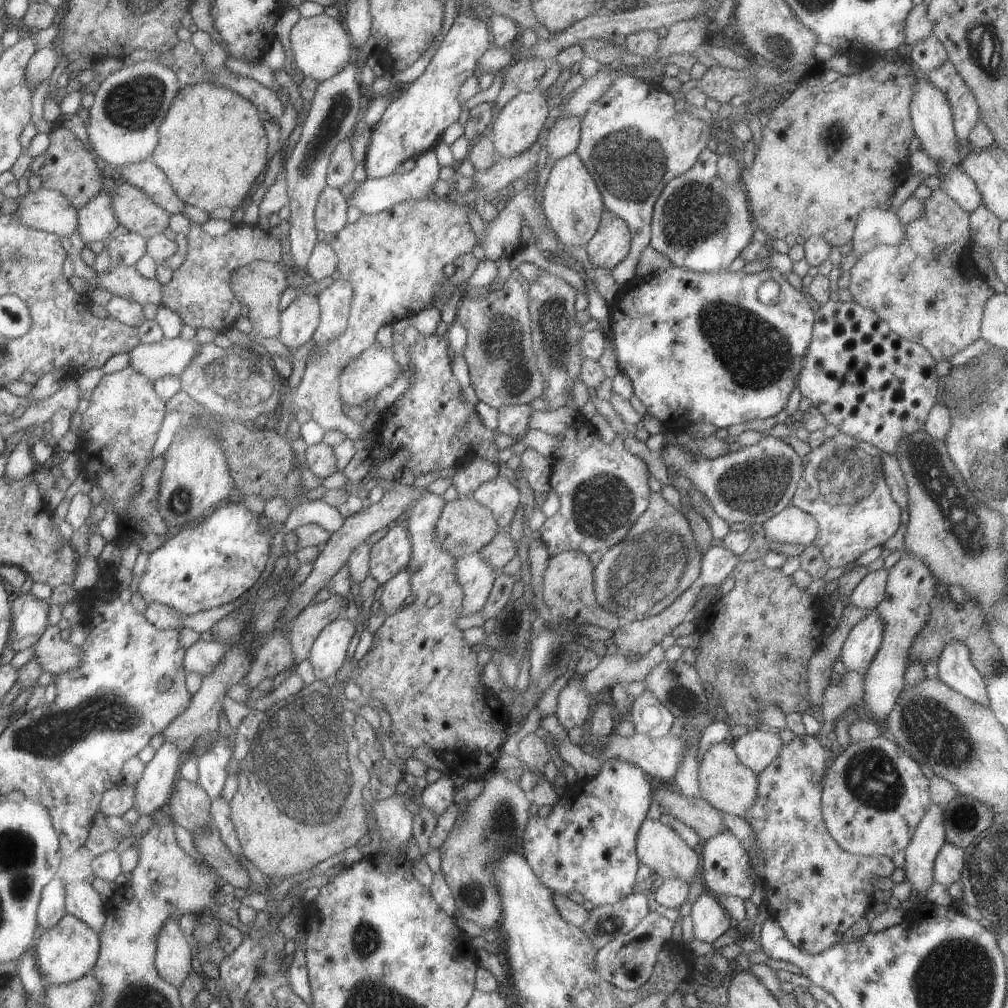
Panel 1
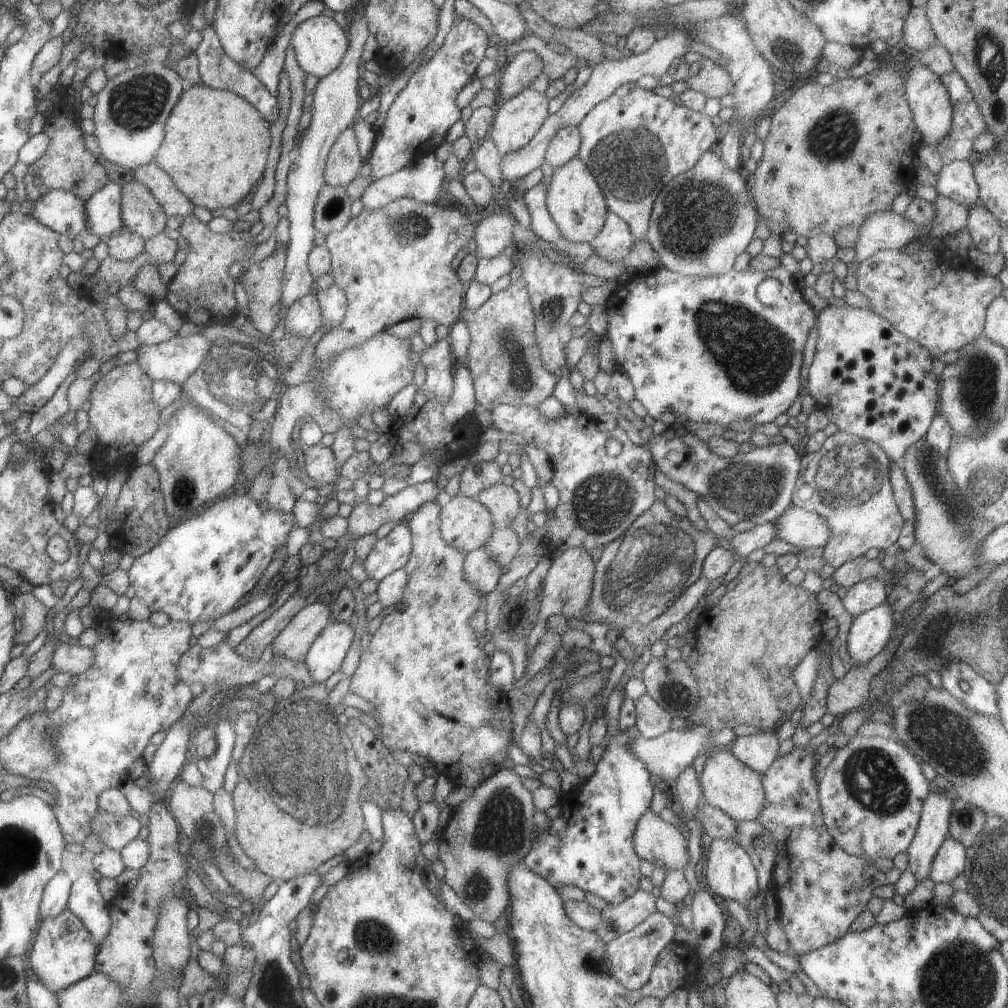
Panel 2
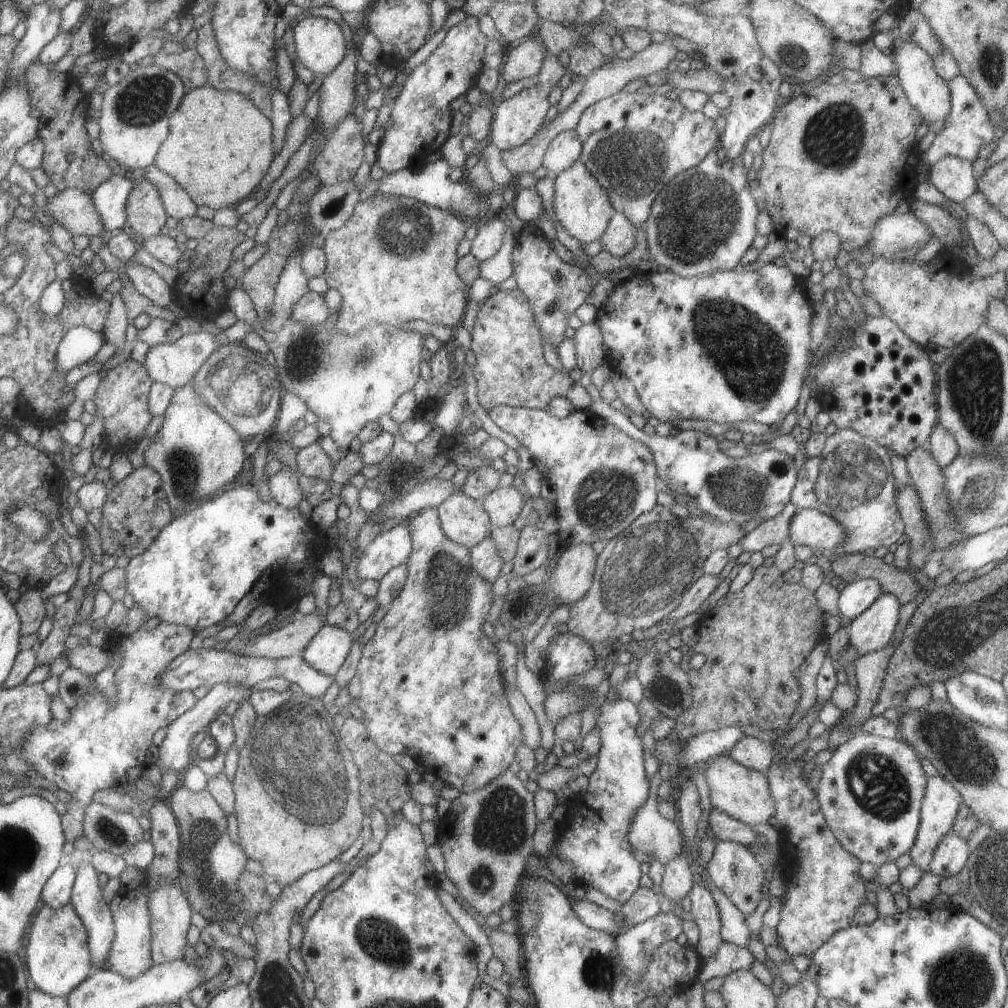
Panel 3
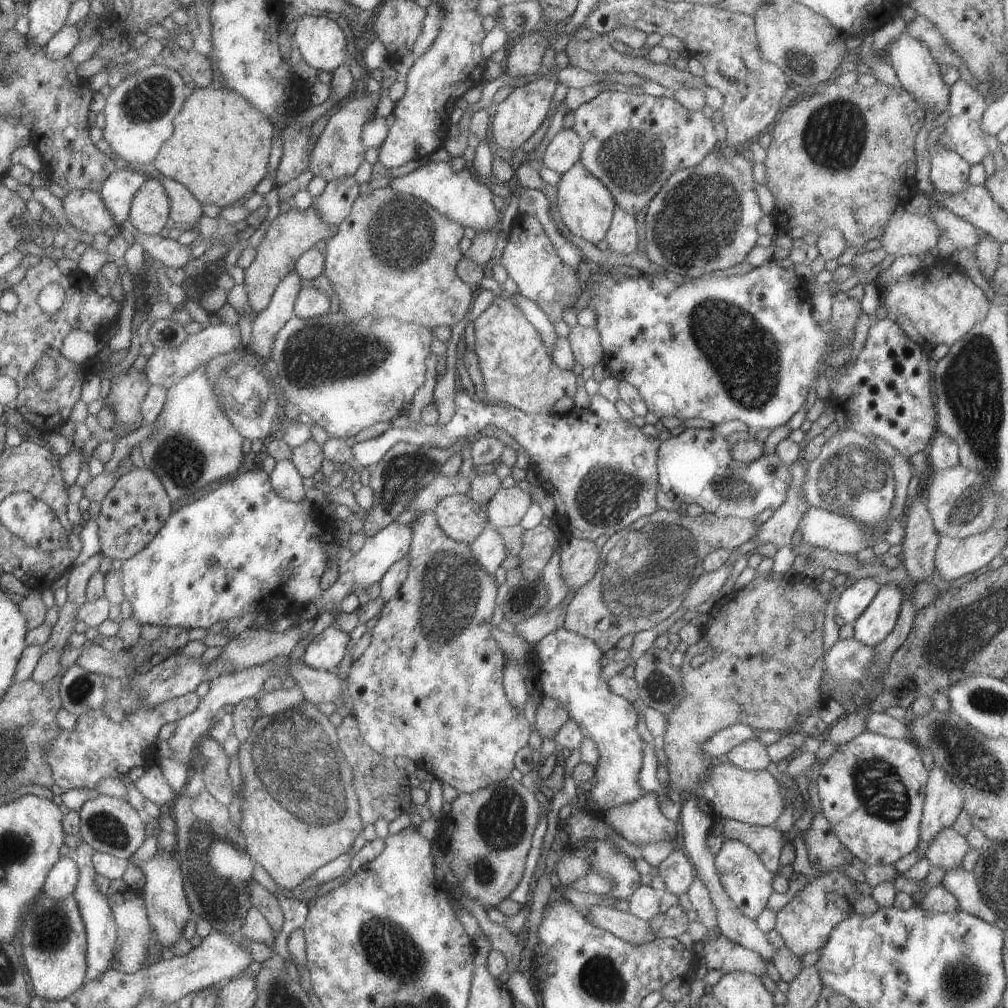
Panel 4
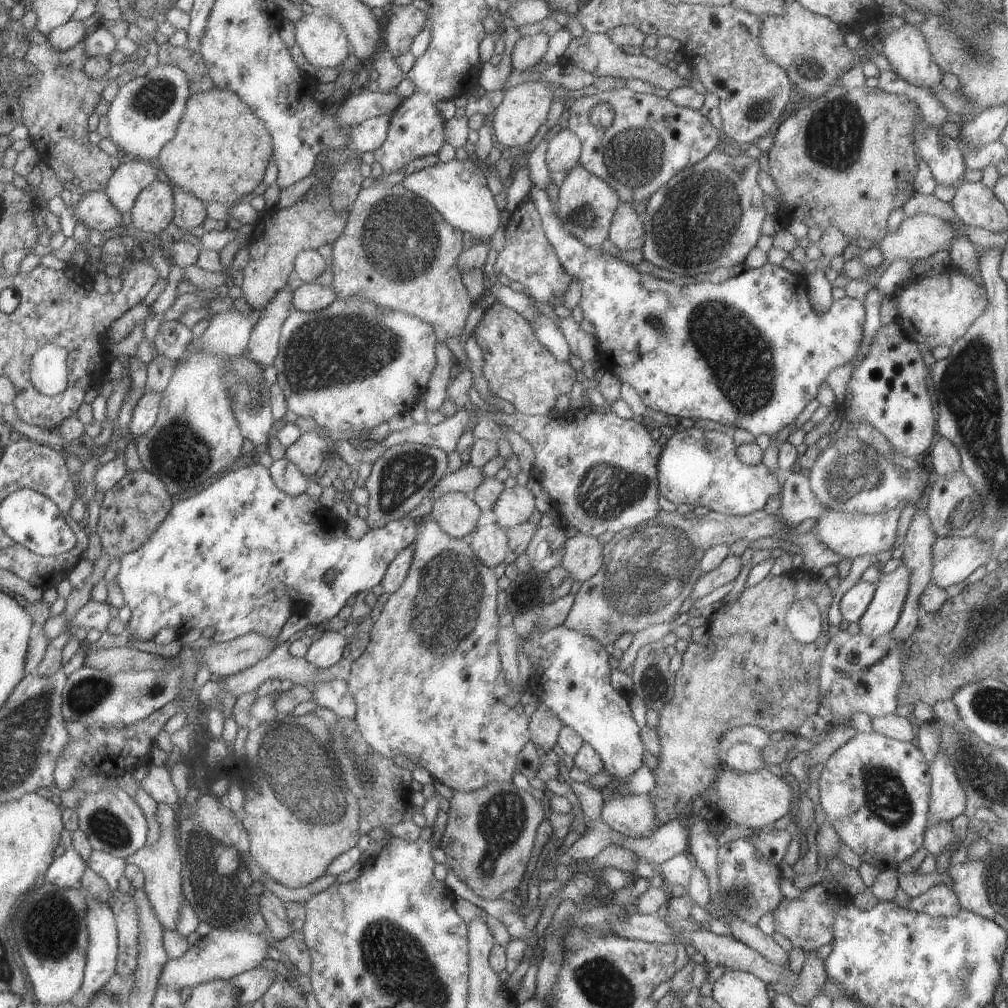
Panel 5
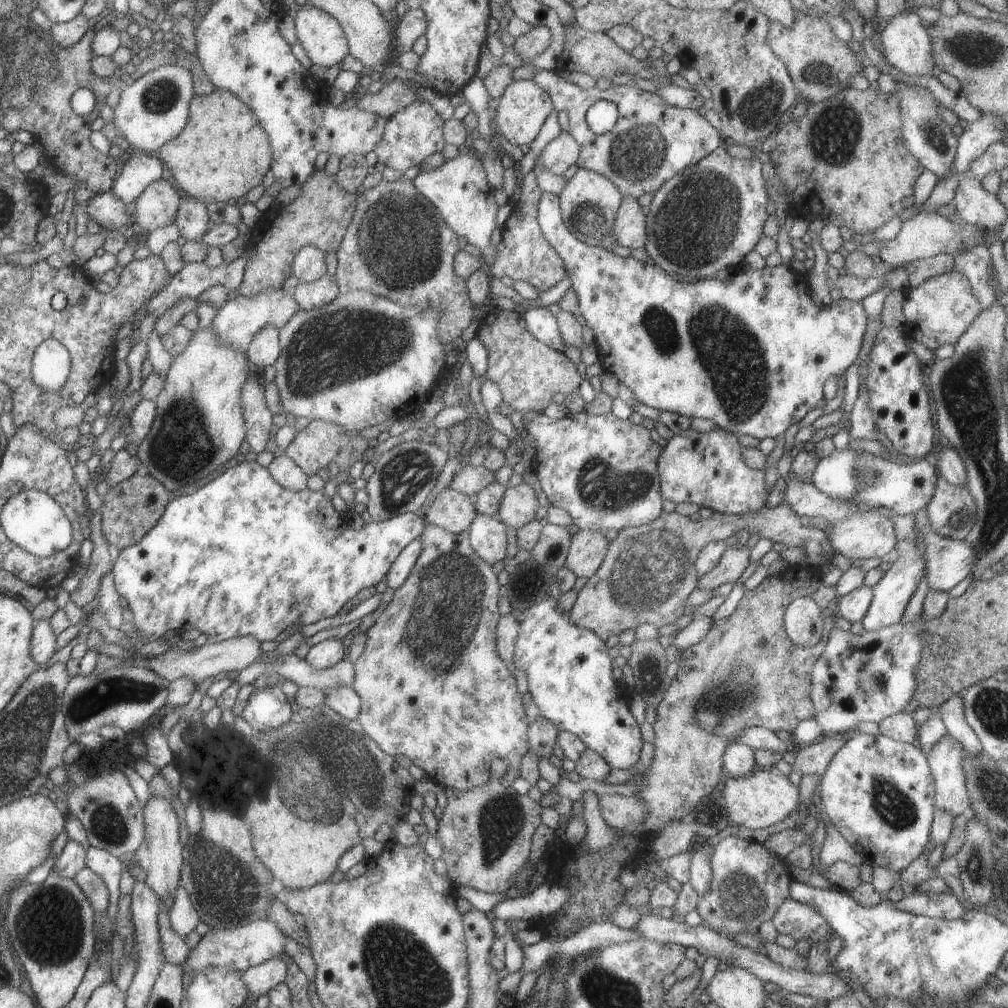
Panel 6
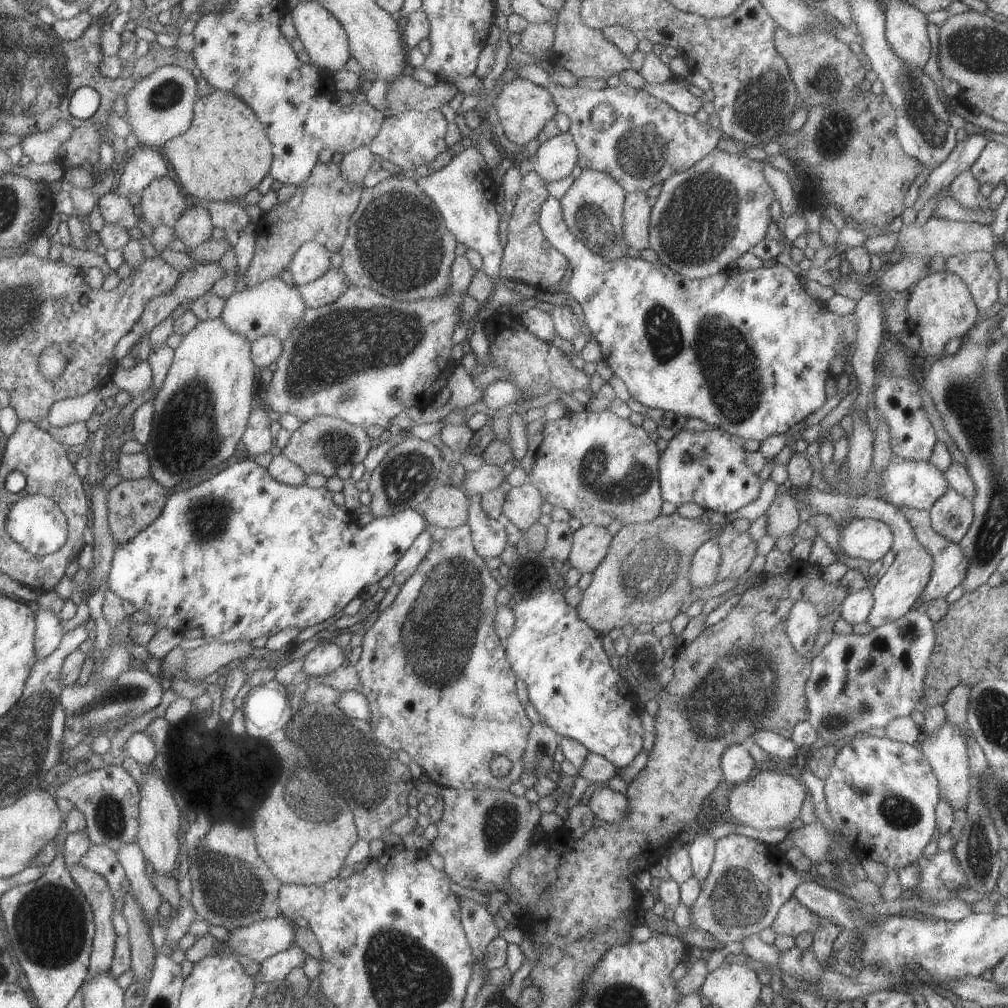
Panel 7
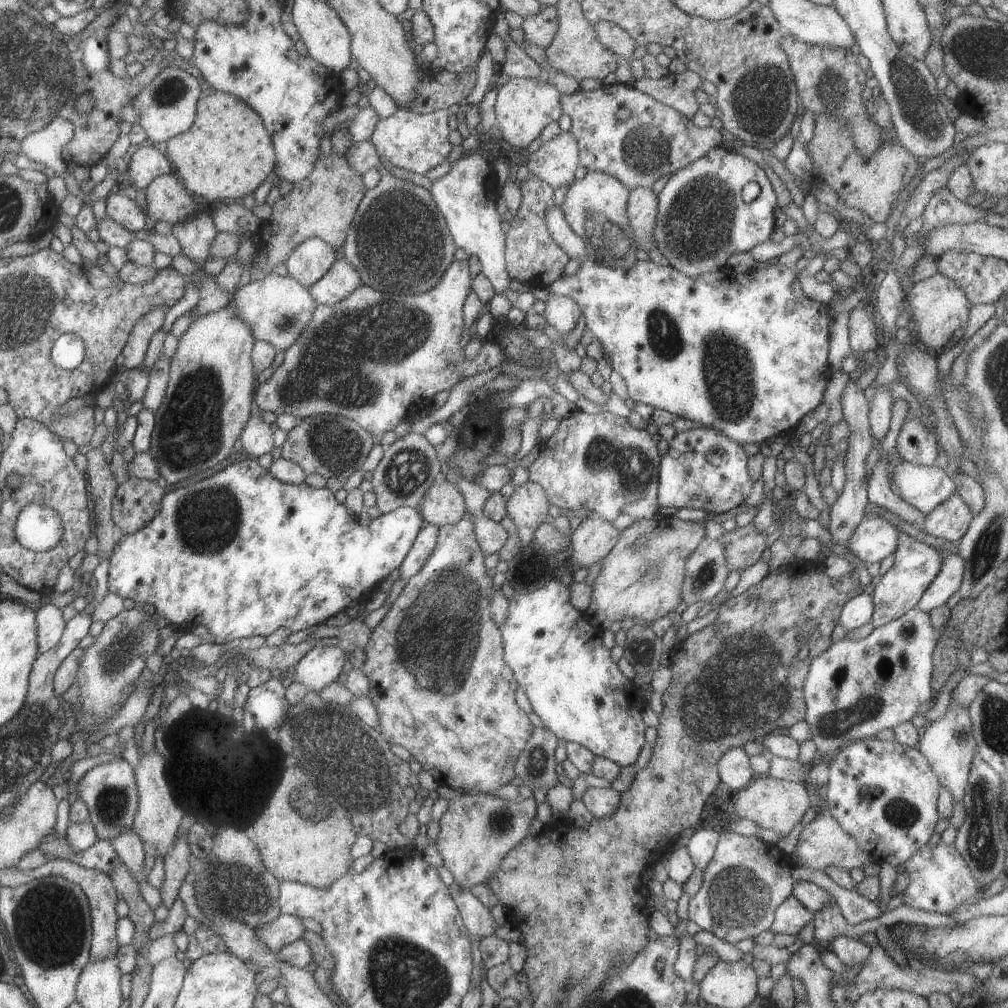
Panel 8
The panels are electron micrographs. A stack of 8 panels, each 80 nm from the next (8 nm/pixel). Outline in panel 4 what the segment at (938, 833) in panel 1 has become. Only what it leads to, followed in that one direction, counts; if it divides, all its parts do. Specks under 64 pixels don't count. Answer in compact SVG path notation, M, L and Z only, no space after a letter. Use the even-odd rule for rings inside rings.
M934 765L928 772L915 852L924 858L928 842L945 827L951 827L963 806L962 792L944 770Z

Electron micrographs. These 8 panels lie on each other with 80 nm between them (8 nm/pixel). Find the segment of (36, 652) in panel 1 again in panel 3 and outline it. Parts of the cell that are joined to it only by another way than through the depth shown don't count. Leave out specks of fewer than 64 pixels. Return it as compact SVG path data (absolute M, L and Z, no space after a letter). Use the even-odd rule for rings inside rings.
M79 643L74 648L66 649L62 656L67 658L68 667L90 677L107 667L108 656L104 646L95 647Z

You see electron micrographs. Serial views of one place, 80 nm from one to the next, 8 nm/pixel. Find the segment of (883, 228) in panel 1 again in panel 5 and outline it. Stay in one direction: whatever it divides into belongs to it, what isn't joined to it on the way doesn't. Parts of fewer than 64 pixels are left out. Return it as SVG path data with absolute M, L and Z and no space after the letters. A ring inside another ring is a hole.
M916 214L903 217L895 231L886 233L877 248L882 258L920 261L934 252L948 250L955 230L947 221L933 215Z

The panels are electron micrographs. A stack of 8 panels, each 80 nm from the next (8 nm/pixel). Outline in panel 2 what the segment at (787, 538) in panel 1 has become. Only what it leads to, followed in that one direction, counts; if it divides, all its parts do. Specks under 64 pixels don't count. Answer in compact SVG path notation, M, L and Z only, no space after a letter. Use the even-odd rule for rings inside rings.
M787 507L774 521L776 536L799 548L823 546L829 538L829 529L825 521L814 512Z

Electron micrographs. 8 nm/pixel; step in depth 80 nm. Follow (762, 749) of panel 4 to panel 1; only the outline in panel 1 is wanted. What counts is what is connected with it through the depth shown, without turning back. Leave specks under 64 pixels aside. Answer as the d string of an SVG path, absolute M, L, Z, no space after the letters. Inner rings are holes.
M764 727L749 729L745 735L730 740L739 762L755 774L761 772L776 756L781 739L776 731Z

